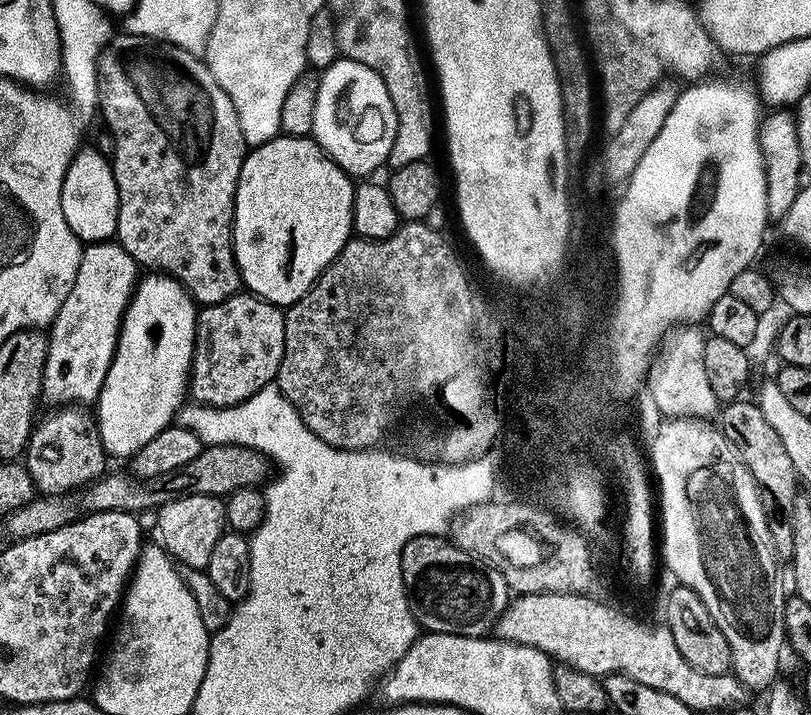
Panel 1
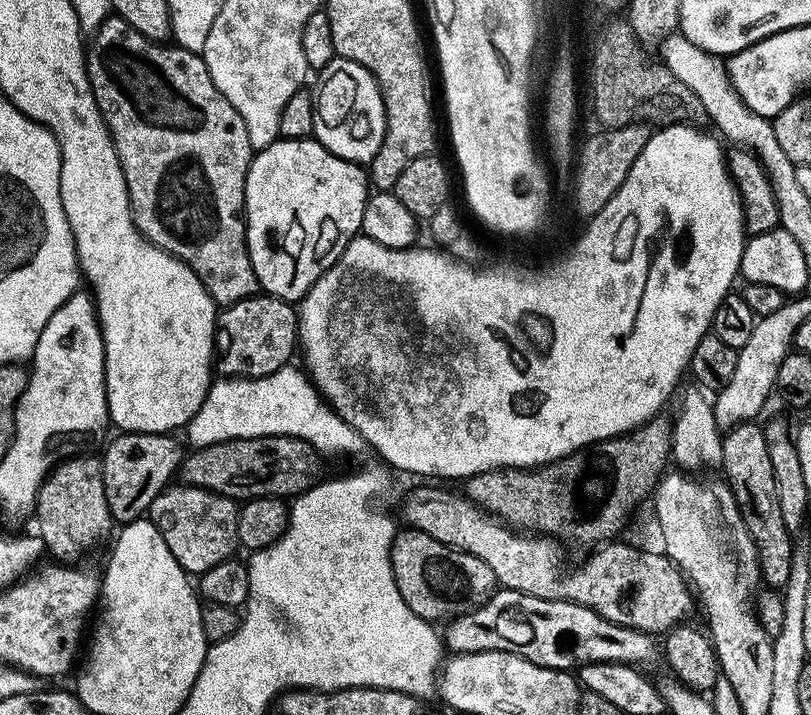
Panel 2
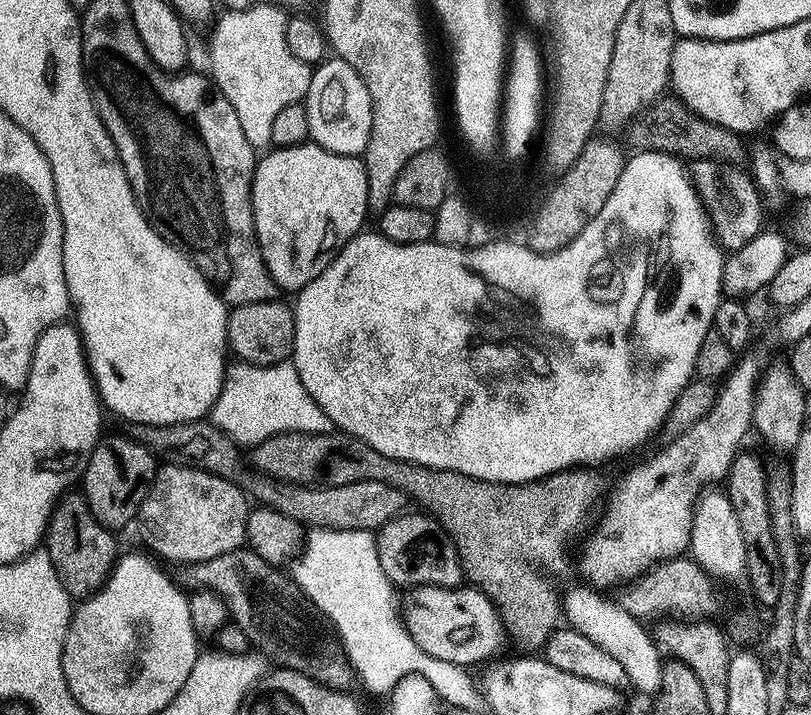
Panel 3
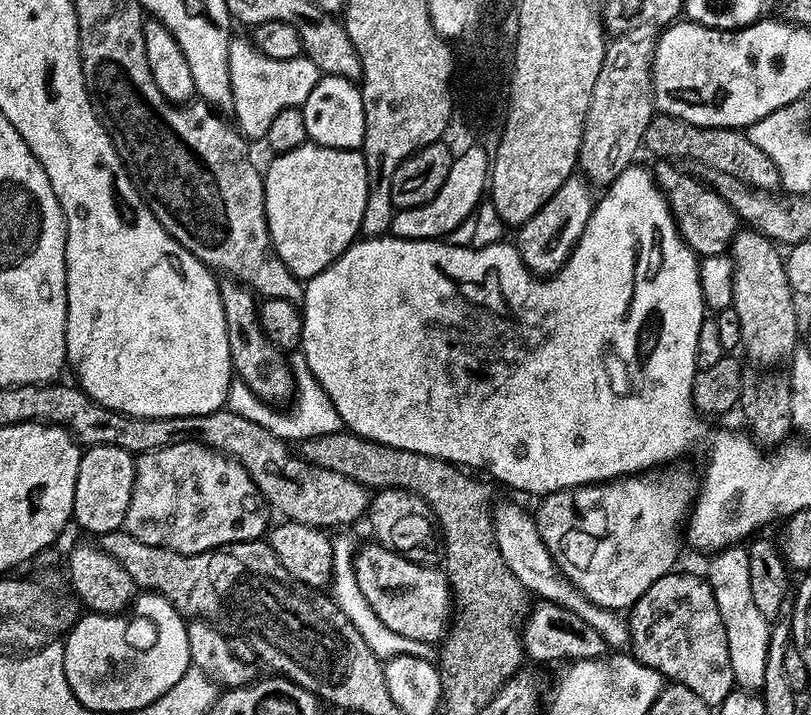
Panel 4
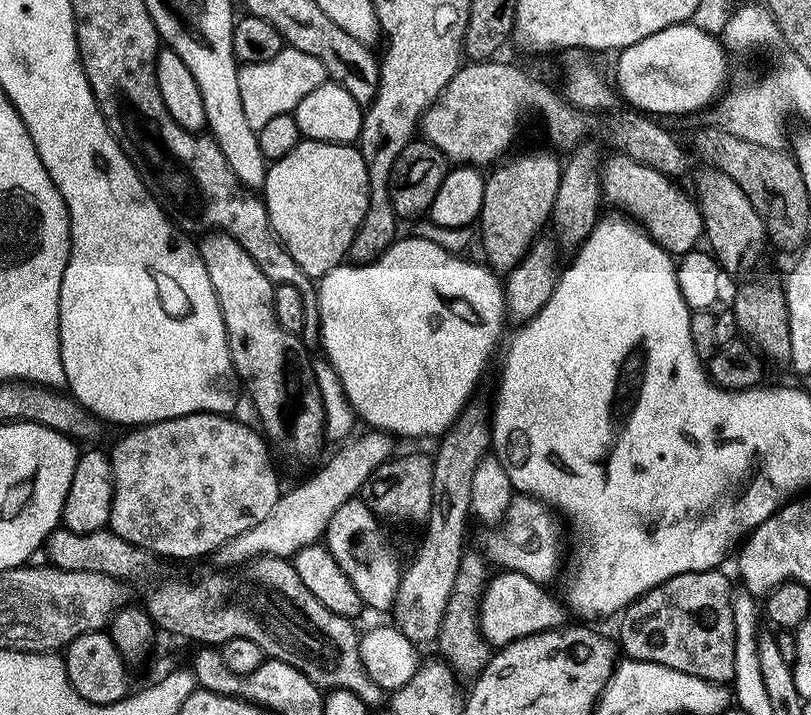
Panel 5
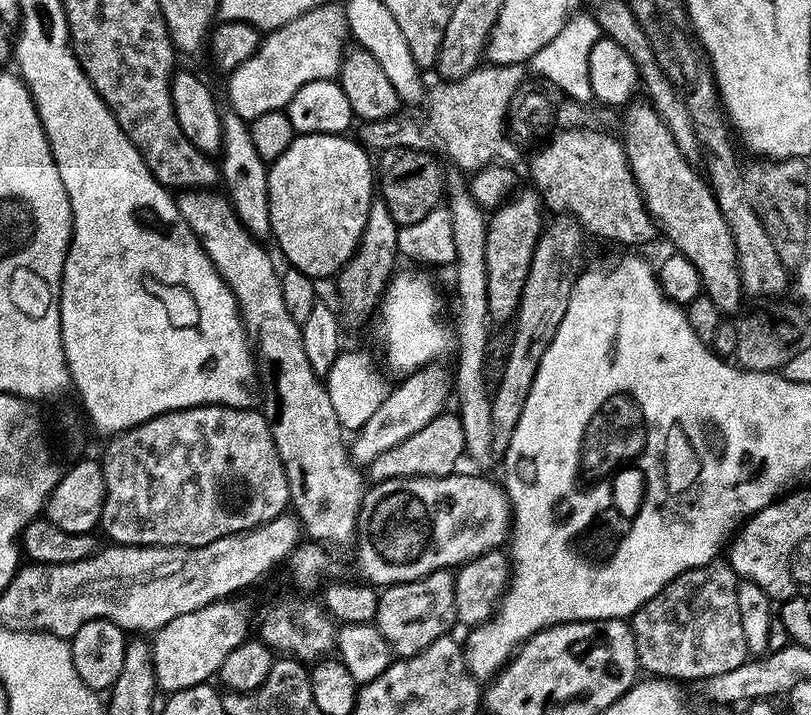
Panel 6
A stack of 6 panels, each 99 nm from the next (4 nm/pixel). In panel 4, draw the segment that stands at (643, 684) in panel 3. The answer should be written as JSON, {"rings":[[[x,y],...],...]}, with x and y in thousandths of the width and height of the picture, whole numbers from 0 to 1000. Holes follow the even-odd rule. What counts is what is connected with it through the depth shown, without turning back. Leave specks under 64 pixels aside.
{"rings":[[[621,702],[613,712],[610,709],[607,717],[610,758],[615,775],[650,829],[655,832],[658,829],[665,838],[683,841],[684,845],[703,853],[710,863],[718,864],[724,874],[736,881],[737,887],[744,891],[746,902],[753,908],[767,909],[776,902],[773,869],[753,852],[727,843],[695,804],[689,801],[689,794],[682,786],[682,778],[668,758],[666,744],[661,738],[660,723],[652,715],[646,716],[645,710],[634,702]]]}

